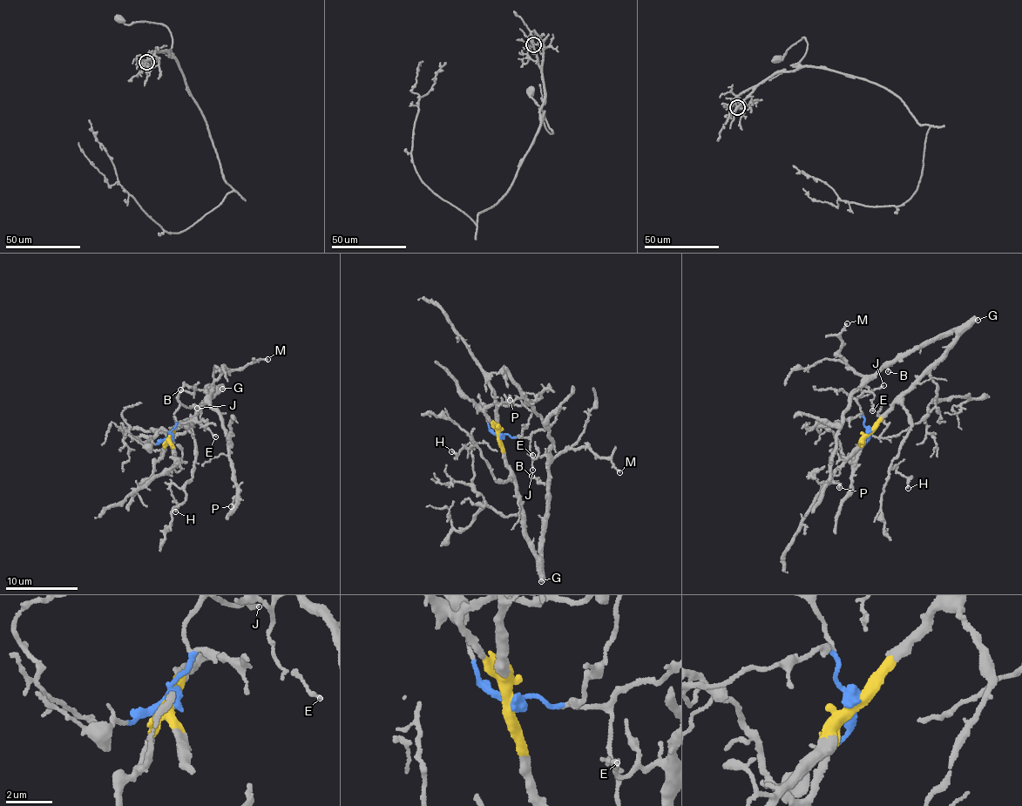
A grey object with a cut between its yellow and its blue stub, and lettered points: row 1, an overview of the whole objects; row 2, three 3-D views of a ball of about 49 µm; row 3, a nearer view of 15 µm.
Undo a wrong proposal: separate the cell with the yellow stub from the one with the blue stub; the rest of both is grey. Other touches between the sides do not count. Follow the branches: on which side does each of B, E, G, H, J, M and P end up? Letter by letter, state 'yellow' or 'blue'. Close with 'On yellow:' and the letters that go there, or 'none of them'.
B: yellow
E: yellow
G: yellow
H: yellow
J: blue
M: yellow
P: yellow
On yellow: B, E, G, H, M, P

